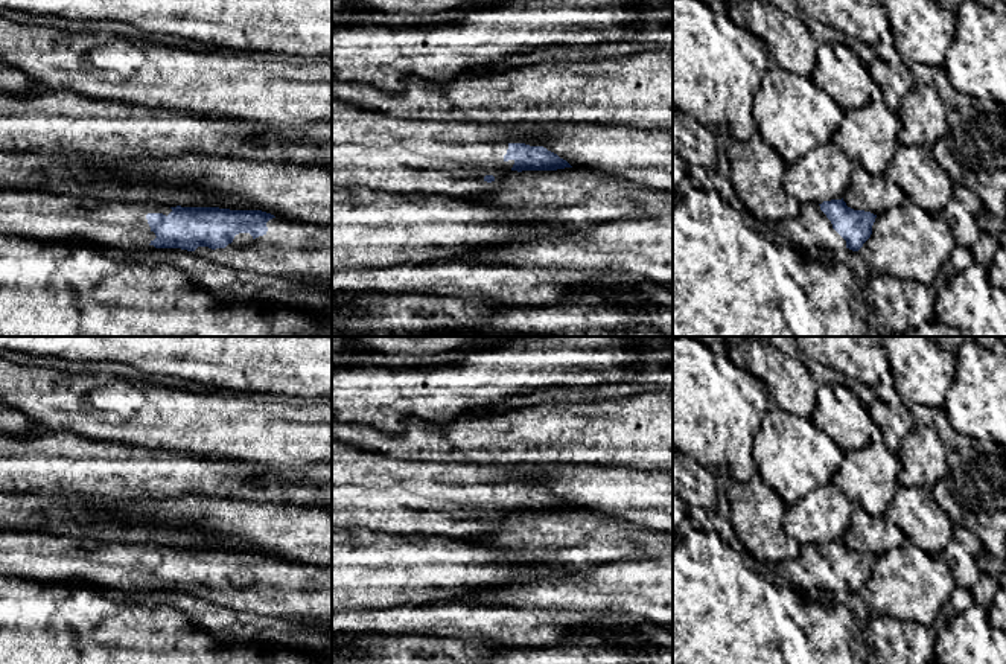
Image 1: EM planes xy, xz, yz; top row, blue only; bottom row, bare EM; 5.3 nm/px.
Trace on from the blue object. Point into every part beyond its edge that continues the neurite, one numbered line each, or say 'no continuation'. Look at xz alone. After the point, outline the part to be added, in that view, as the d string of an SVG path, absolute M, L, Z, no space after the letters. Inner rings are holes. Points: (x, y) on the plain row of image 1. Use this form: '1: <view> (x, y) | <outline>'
1: xz (486, 485) | M452 463L455 478L466 486L466 515L473 519L490 512L511 512L514 501L504 501L510 484L525 484L533 487L533 464L479 464Z
2: xz (472, 527) | M467 519L461 522L461 535L460 539L470 539L479 535L490 535L498 532L498 521L487 524L484 519Z

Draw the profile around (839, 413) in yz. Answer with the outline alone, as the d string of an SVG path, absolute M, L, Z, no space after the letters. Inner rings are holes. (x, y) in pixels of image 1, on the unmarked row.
M839 381L817 385L811 419L843 452L868 446L868 428L875 425L861 401Z

